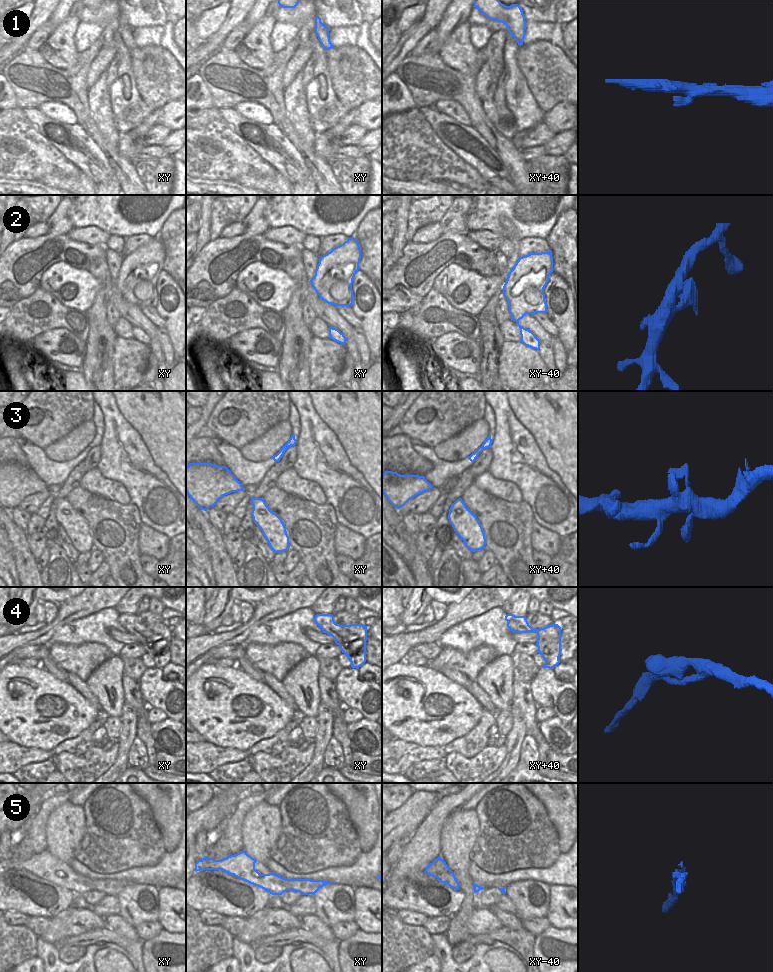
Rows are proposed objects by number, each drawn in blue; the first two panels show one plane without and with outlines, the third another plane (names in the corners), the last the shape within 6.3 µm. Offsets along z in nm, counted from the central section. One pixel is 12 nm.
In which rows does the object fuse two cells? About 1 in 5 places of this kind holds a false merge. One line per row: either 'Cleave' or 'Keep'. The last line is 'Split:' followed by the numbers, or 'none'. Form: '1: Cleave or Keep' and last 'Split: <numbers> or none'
1: Keep
2: Keep
3: Keep
4: Keep
5: Keep
Split: none

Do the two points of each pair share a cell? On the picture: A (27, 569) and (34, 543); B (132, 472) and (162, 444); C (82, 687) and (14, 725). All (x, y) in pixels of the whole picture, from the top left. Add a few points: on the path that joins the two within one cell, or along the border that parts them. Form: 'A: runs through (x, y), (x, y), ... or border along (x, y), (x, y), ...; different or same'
A: border along (27, 535), (29, 550), (37, 559); different
B: border along (139, 434), (153, 462), (165, 473); different
C: border along (68, 682), (94, 707); different

